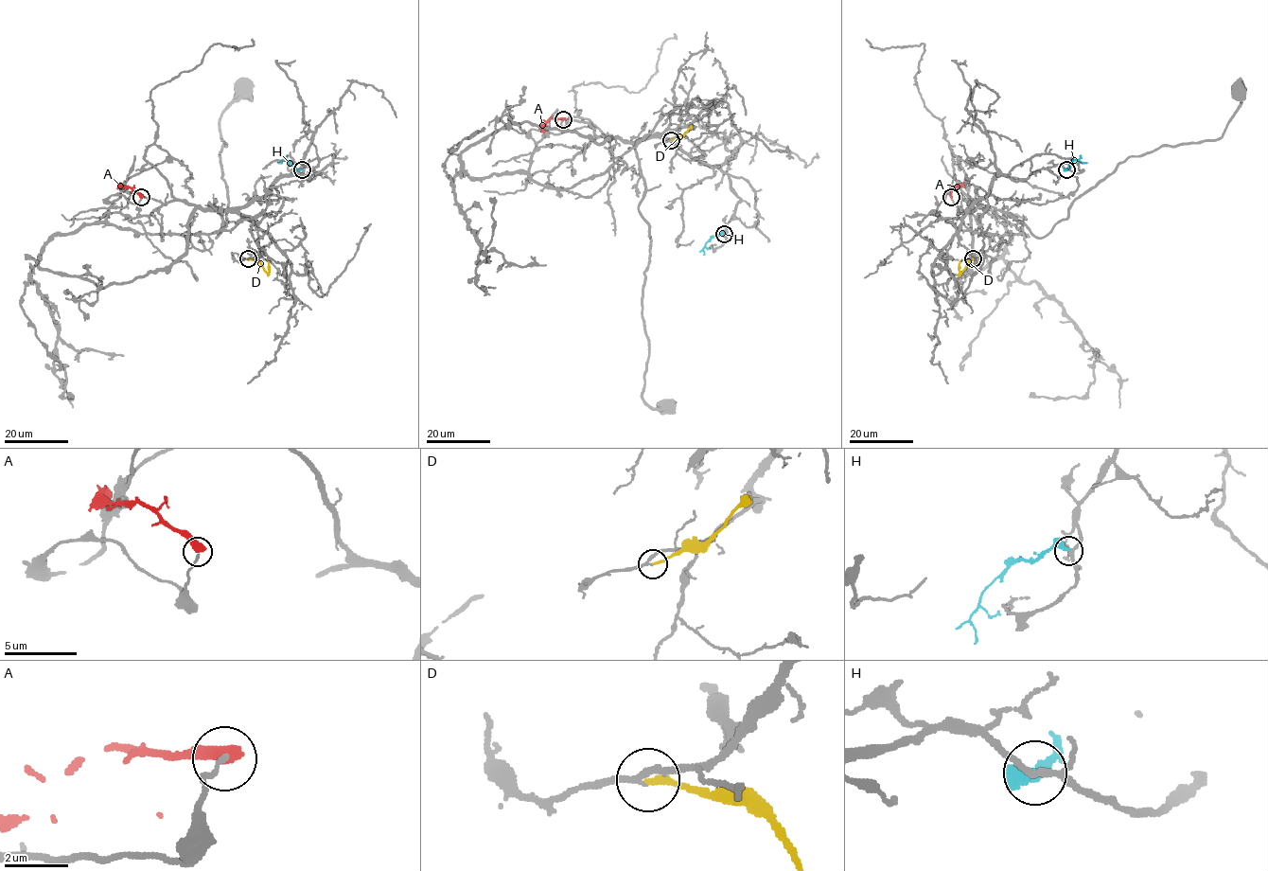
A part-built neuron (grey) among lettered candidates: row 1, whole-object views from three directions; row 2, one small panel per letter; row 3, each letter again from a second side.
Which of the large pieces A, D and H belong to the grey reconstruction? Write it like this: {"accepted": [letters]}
{"accepted": []}

